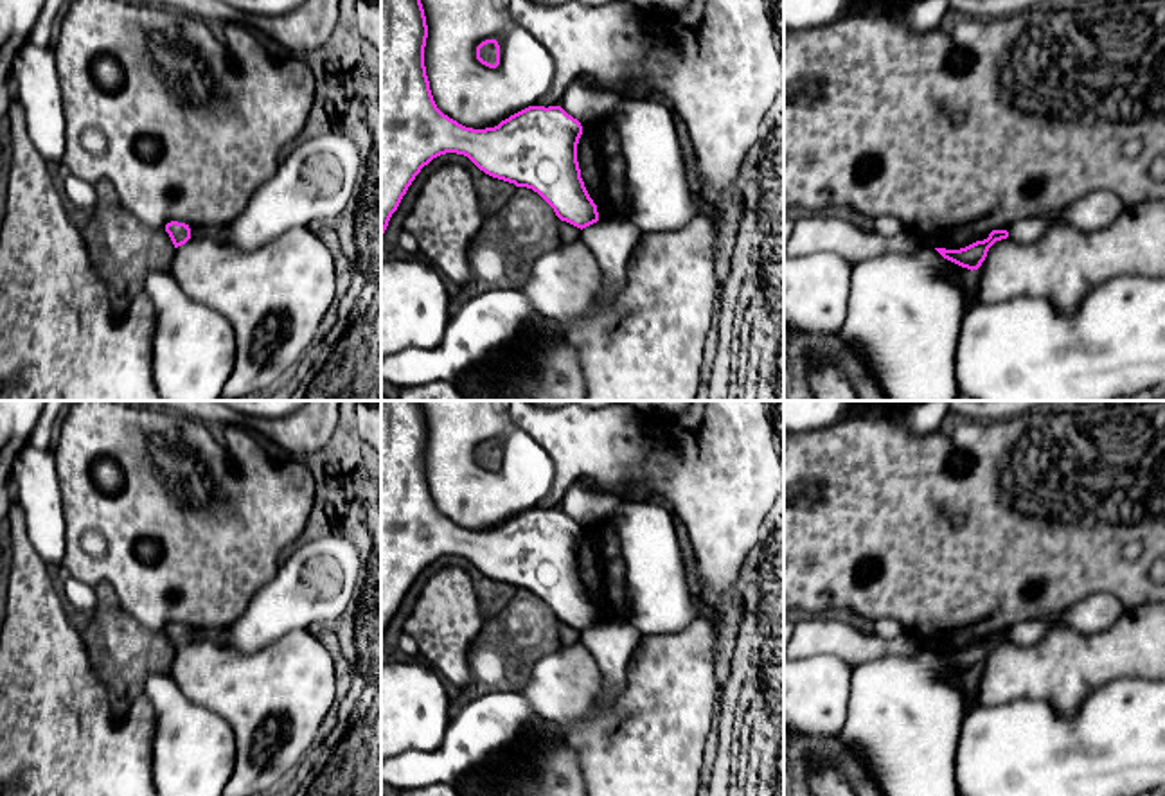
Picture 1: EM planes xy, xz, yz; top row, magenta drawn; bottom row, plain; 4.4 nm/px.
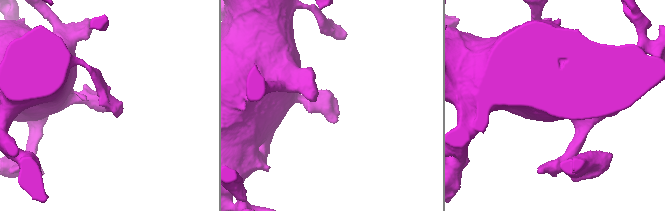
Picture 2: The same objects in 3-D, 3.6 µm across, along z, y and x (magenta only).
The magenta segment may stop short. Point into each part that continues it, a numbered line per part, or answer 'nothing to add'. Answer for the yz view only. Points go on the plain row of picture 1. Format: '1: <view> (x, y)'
nothing to add

